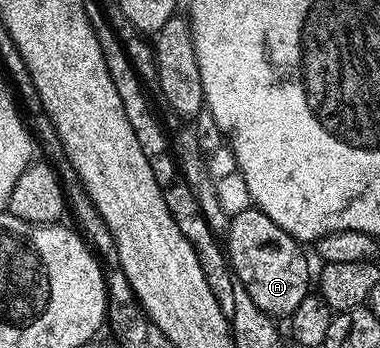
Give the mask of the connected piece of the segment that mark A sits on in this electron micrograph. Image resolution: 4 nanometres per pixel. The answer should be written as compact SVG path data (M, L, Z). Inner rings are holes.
M255 207L231 214L226 230L227 237L227 260L235 280L246 289L250 298L262 312L273 319L291 318L294 307L298 307L298 303L302 303L302 299L309 296L310 293L310 289L308 289L308 257L300 250L303 249L301 242L293 241L286 231L282 231L282 227L278 227L278 223L274 223L274 219L270 219L270 215L266 215Z

